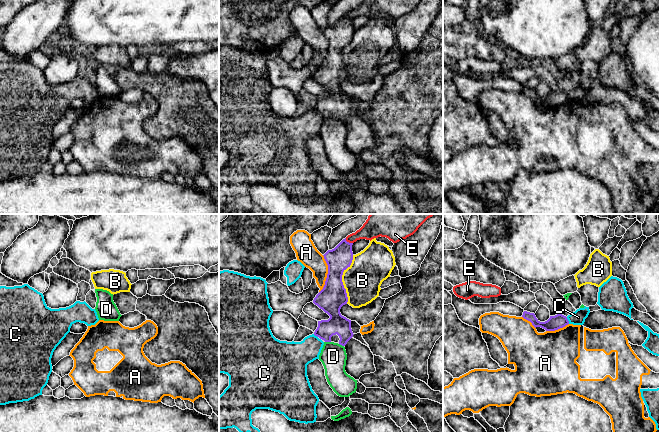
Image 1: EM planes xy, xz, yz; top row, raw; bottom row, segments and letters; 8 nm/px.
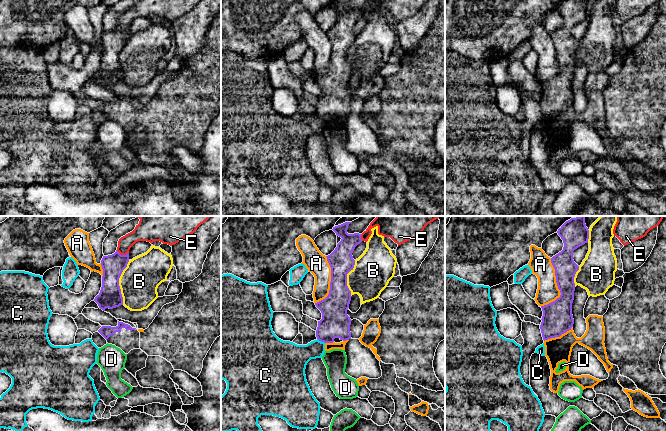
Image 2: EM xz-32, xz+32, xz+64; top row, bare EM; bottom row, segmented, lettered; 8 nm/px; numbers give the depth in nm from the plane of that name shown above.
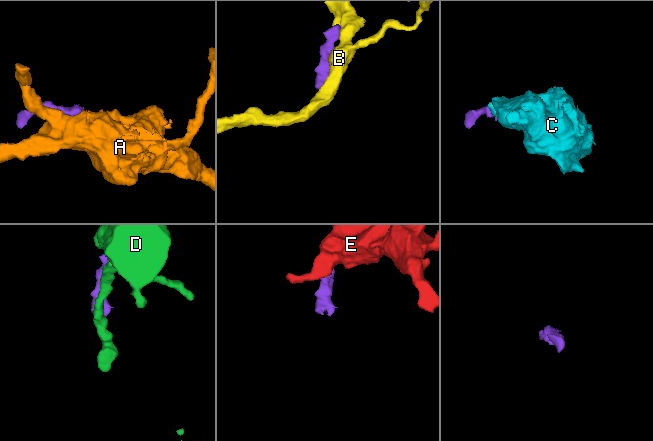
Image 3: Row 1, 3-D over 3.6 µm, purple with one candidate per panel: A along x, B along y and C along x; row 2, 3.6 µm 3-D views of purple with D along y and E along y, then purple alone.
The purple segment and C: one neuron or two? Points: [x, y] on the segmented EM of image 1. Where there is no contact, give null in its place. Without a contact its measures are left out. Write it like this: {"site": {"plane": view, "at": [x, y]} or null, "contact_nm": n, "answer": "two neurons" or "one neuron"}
{"site": {"plane": "yz", "at": [567, 320]}, "contact_nm": 60, "answer": "one neuron"}

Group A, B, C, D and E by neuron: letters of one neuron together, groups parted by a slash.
A / B / C / D / E

